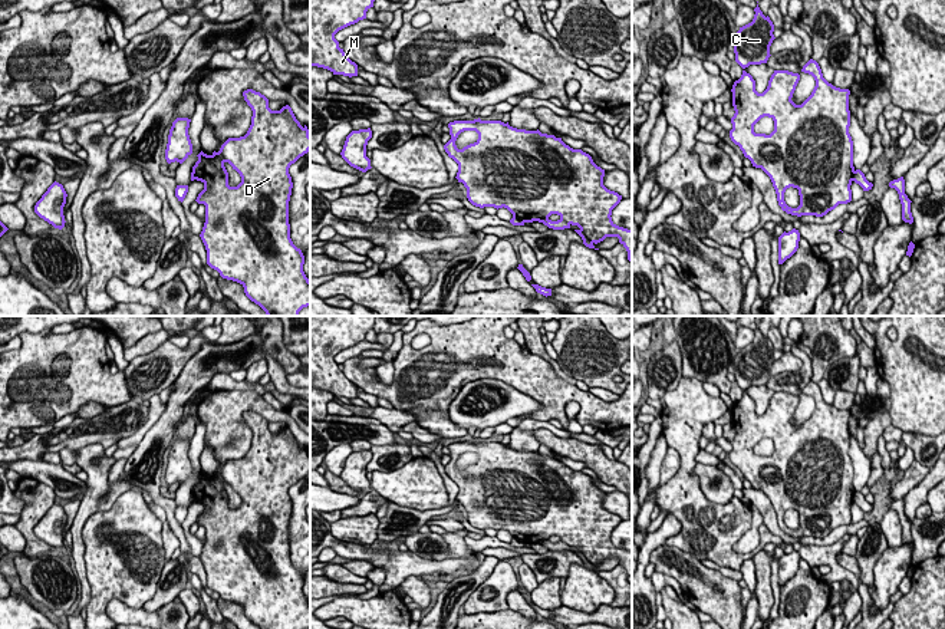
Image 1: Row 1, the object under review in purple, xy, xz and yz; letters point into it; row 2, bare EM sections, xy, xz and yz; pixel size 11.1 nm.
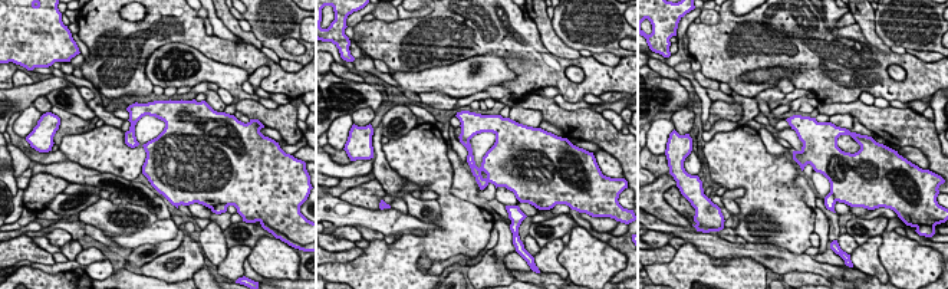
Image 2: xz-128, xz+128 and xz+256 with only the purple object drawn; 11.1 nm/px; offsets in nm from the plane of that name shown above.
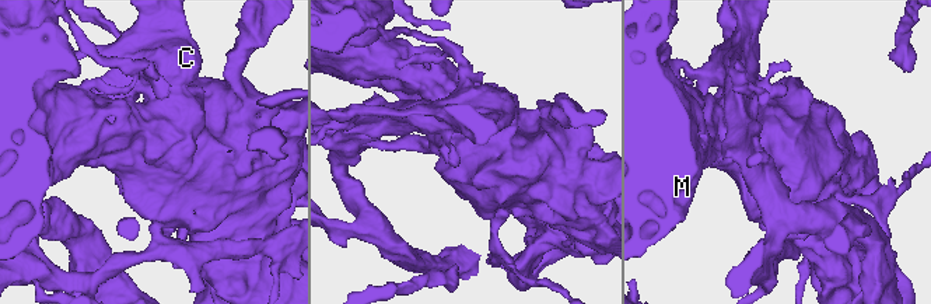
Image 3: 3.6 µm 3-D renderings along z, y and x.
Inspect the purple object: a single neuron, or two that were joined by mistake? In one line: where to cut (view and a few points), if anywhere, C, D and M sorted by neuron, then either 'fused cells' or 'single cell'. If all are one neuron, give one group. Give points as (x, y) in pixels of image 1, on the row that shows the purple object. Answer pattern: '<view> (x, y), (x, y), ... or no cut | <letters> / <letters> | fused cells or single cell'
xz (580, 229), (592, 243) | C / D M | fused cells

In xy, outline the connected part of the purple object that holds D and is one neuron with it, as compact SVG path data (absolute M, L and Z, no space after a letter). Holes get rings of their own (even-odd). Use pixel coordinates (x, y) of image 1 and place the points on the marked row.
M253 89L244 90L243 96L253 111L247 134L240 138L228 138L220 151L214 151L211 155L201 151L192 167L195 180L204 184L204 190L195 200L205 205L205 223L200 237L207 250L207 264L217 270L223 279L240 283L246 296L259 304L267 316L299 316L303 307L310 306L310 280L303 271L304 256L290 238L289 201L293 182L289 168L310 151L309 129L306 125L300 125L289 105L280 111L271 111L269 99ZM214 158L220 159L223 165L228 162L240 174L241 182L237 187L228 185L225 167L218 169L213 164Z

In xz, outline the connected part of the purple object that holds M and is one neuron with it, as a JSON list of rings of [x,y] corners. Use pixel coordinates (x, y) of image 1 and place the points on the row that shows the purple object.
[[[310,0],[310,66],[333,75],[358,76],[358,65],[339,47],[335,34],[366,19],[375,0]]]

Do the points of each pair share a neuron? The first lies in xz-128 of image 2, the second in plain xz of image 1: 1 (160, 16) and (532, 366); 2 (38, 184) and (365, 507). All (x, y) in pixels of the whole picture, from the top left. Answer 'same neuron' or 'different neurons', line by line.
1: same neuron
2: different neurons

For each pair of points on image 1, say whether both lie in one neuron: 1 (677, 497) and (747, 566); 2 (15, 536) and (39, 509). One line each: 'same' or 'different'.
1: different
2: different

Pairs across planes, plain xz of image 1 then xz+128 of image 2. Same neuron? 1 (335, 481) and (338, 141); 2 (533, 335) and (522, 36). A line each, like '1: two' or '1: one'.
1: two
2: two

